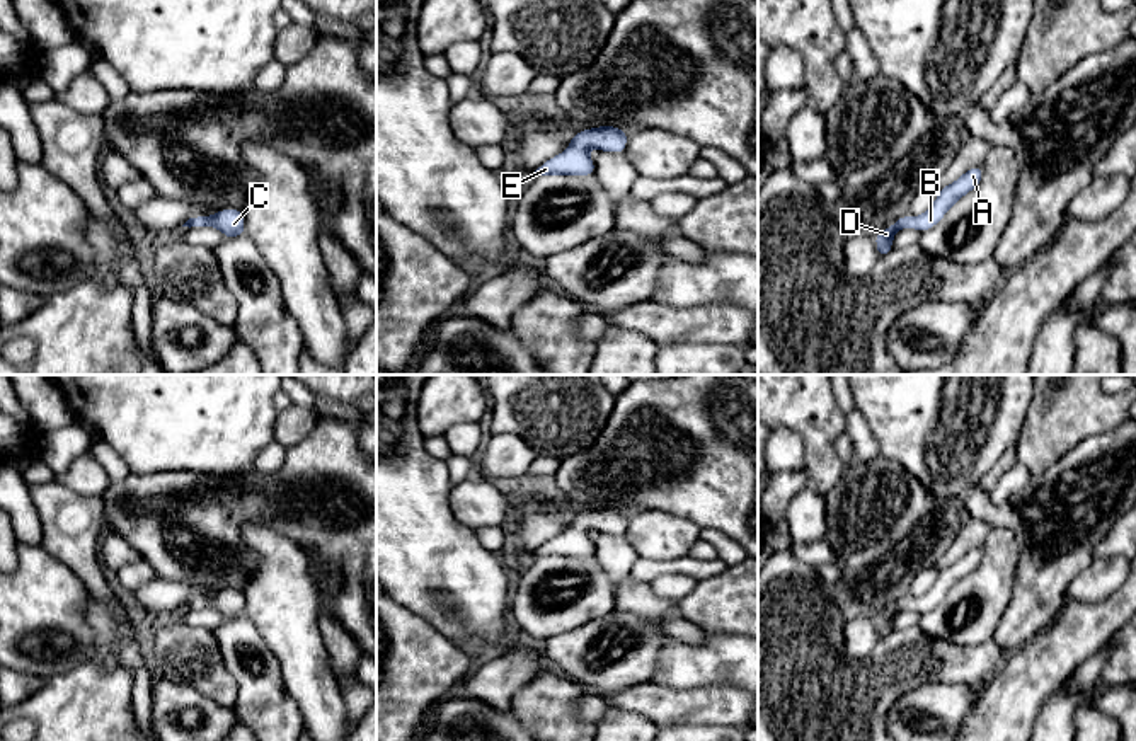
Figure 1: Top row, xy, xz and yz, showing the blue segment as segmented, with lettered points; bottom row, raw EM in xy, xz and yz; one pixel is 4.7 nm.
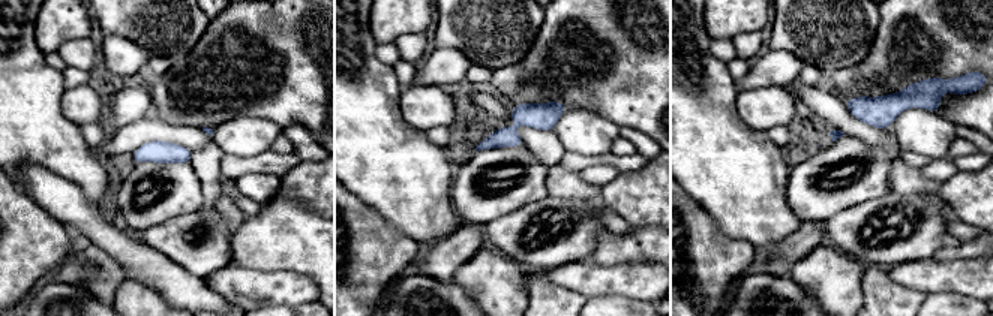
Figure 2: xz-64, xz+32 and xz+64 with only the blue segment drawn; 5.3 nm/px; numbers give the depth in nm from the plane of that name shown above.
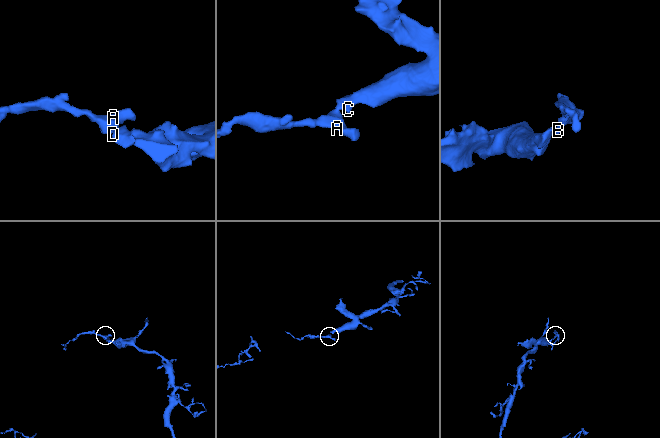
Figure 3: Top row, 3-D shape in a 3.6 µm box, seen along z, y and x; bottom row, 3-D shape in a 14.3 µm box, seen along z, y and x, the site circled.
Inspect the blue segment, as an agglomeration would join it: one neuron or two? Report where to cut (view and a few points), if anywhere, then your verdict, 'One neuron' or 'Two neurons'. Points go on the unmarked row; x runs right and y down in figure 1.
No split. One neuron

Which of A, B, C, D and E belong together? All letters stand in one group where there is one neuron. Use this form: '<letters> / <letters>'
A B C D E

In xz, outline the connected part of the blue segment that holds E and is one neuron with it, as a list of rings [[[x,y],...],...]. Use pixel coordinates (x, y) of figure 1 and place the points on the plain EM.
[[[618,508],[588,509],[571,518],[571,526],[559,537],[543,543],[536,557],[594,557],[594,543],[586,535],[589,530],[622,535],[625,533],[628,516]]]

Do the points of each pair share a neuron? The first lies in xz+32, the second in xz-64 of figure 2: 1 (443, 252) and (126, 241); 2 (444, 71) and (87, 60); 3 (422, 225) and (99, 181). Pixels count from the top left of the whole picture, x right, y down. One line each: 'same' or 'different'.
1: different
2: different
3: same

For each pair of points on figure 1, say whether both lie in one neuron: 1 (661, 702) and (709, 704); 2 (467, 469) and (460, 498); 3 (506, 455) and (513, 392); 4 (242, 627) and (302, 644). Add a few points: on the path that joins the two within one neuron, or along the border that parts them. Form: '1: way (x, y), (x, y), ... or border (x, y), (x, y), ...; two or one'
1: way (673, 704), (697, 704); one
2: border (474, 474), (453, 486); two
3: border (493, 435), (515, 433), (539, 455); two
4: border (246, 614), (280, 666); two

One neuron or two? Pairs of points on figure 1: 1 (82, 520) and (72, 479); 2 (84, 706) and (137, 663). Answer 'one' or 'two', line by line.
1: two
2: two

